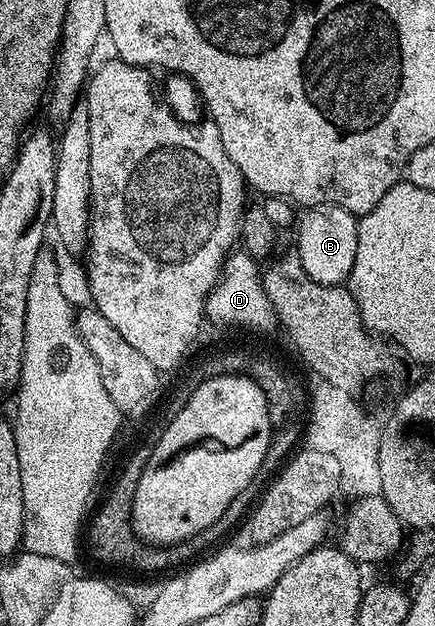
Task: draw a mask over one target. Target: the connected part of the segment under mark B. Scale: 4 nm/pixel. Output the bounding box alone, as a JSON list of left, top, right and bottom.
[295,203,358,286]

